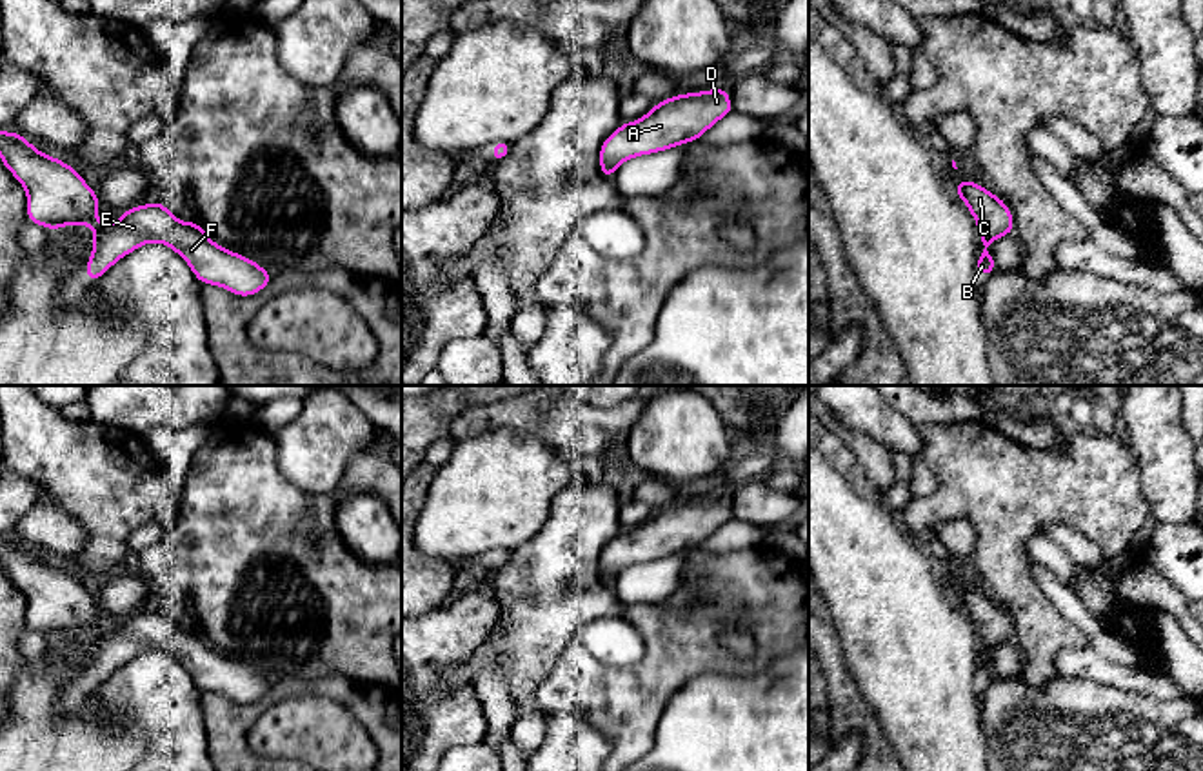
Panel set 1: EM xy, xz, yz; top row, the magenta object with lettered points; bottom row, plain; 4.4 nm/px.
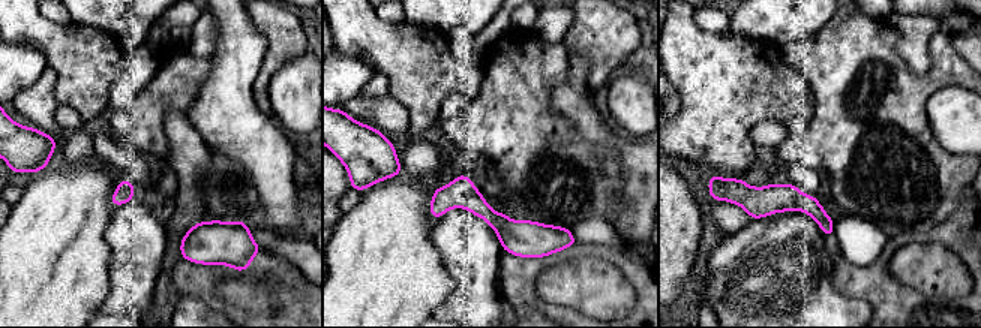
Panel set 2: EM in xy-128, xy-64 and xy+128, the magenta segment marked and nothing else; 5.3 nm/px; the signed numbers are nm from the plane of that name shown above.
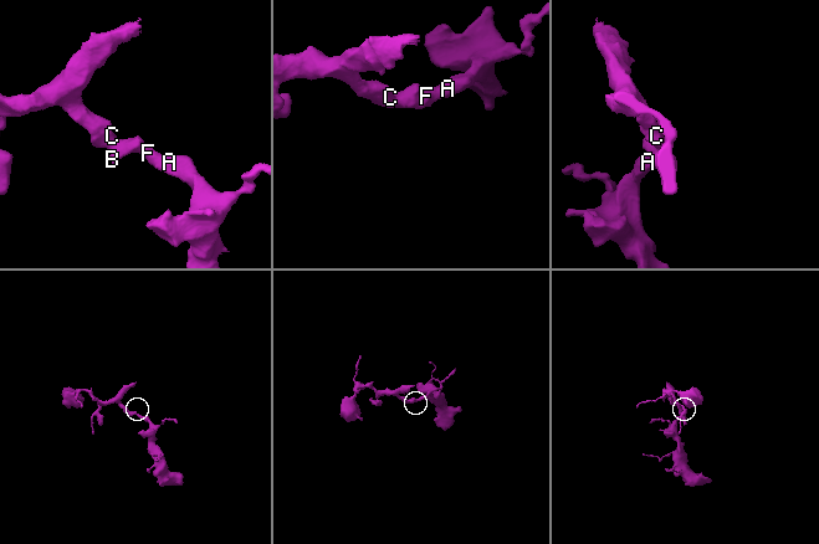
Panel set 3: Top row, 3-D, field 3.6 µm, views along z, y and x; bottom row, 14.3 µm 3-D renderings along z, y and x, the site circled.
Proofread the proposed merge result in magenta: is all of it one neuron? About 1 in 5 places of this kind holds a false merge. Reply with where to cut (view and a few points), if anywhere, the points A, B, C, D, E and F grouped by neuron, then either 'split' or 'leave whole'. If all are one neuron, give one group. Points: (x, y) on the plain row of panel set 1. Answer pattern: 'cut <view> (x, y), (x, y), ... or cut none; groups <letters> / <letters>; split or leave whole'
cut none; groups A B C D E F; leave whole

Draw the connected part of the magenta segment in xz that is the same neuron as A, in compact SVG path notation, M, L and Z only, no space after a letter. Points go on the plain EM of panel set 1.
M725 495L680 500L658 509L641 526L620 531L600 555L600 578L612 586L616 575L640 562L654 562L700 547L718 527L731 522L732 511Z

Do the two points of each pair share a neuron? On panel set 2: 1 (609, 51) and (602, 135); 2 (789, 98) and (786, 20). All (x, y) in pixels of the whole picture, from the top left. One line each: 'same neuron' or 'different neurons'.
1: different neurons
2: different neurons

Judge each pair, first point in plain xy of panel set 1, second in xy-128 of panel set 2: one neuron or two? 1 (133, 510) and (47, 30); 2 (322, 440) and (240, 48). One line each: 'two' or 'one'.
1: one
2: two

